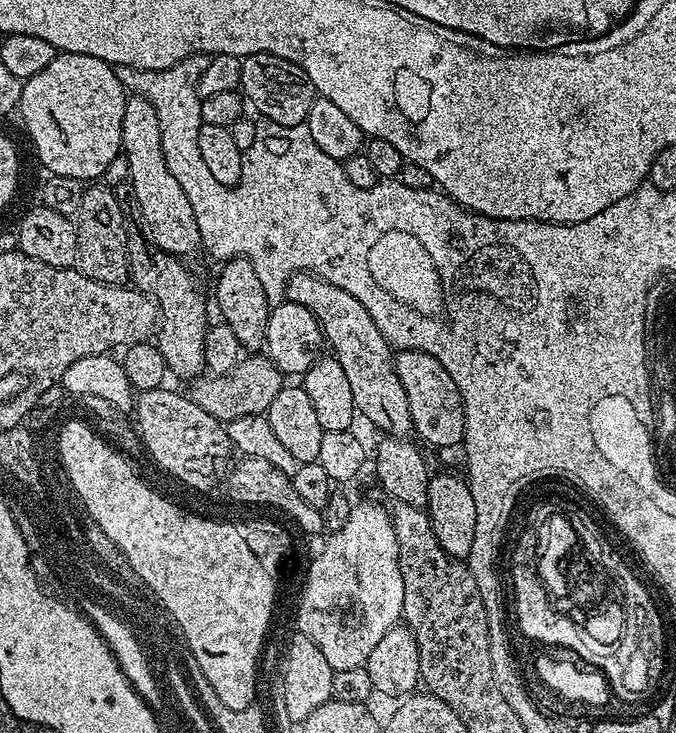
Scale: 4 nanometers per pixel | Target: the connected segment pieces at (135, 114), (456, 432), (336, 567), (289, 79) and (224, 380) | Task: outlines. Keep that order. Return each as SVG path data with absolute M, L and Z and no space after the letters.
M132 94L124 101L120 146L122 155L128 159L127 183L132 184L136 191L136 204L140 207L148 239L171 256L188 258L202 244L198 222L190 207L190 198L186 198L182 186L178 186L178 178L174 178L174 174L170 174L170 166L166 166L166 158L162 154L162 126L158 122L158 110L154 110L154 106L142 95Z
M418 350L397 351L394 359L398 382L402 382L402 390L406 390L406 402L410 402L412 432L420 435L432 448L463 445L470 425L466 422L462 394L454 378L450 378L446 366L442 366L438 358Z
M364 500L353 503L350 516L346 524L337 532L331 533L329 539L320 548L320 553L312 560L312 565L308 568L308 573L304 576L304 589L300 592L300 609L296 612L296 629L299 635L310 638L318 650L322 650L322 658L330 662L333 673L352 672L355 668L363 669L368 663L374 646L378 646L378 641L386 634L386 630L397 627L401 623L404 611L402 610L402 598L404 597L404 587L402 586L402 570L400 569L400 555L398 554L398 538L394 538L394 526L392 525L392 513L387 507L375 504L372 500Z
M270 54L243 57L240 90L249 105L253 105L263 115L263 119L282 126L305 123L310 106L316 99L315 88L301 67Z
M248 354L240 360L236 368L224 375L204 374L191 381L190 397L194 403L212 414L221 422L227 422L243 416L262 416L267 413L274 394L282 386L282 374L278 366L264 354Z

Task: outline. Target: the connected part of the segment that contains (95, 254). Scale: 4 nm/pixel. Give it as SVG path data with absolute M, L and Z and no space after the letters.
M88 186L84 188L82 202L74 223L78 234L78 270L83 276L89 276L99 284L124 284L128 274L128 229L124 224L124 212L120 209L120 200L108 186Z

